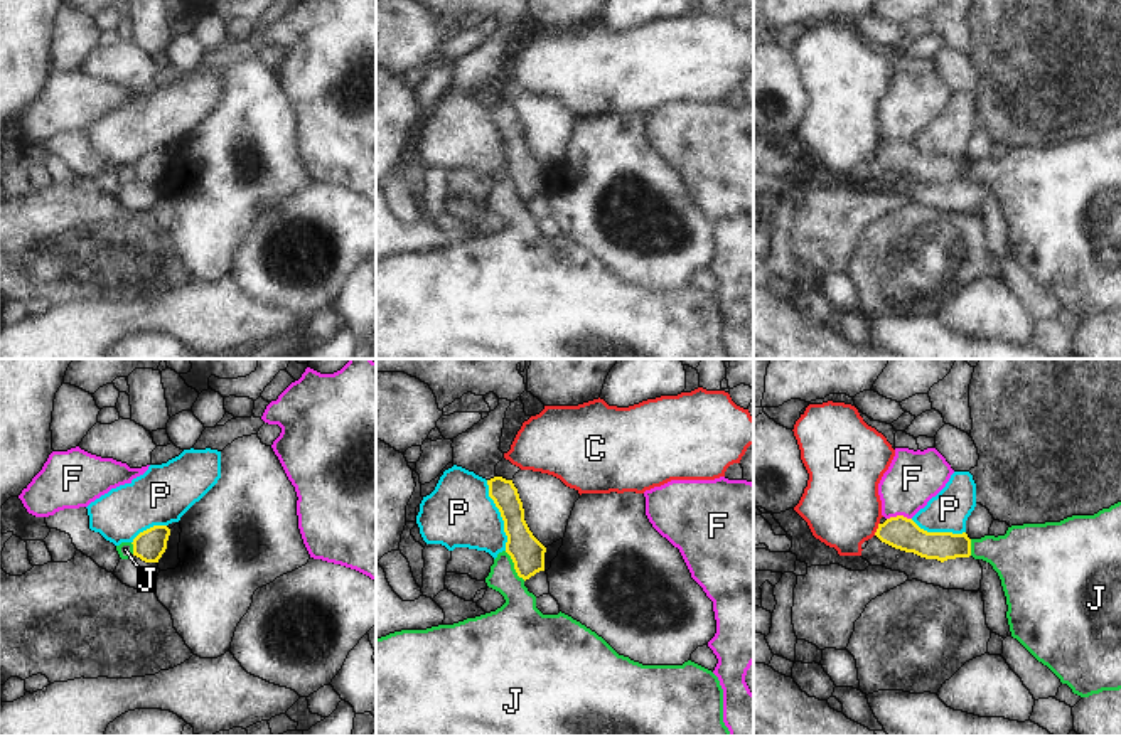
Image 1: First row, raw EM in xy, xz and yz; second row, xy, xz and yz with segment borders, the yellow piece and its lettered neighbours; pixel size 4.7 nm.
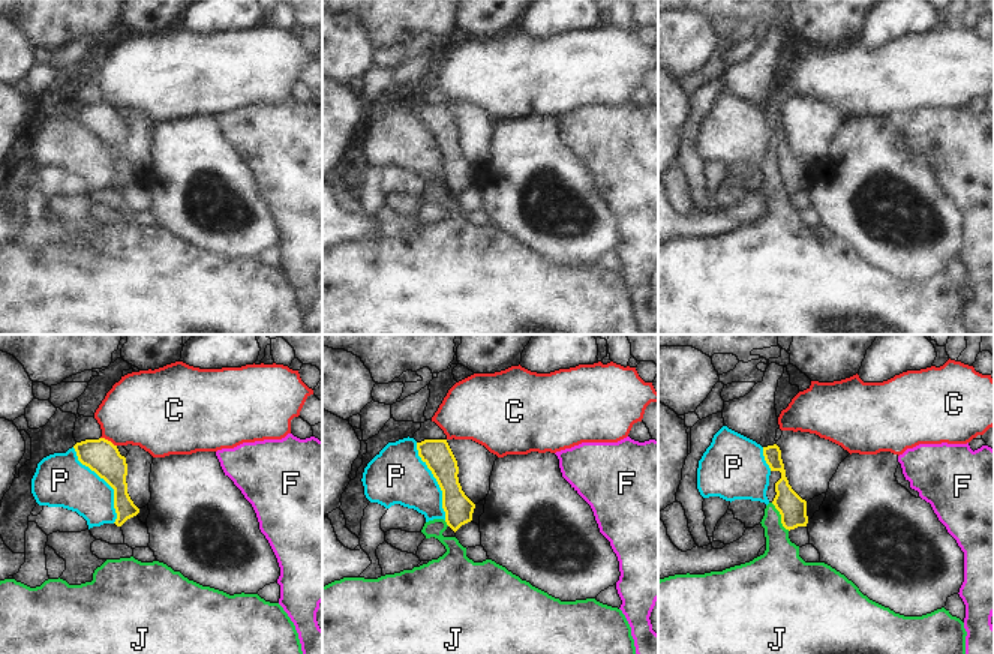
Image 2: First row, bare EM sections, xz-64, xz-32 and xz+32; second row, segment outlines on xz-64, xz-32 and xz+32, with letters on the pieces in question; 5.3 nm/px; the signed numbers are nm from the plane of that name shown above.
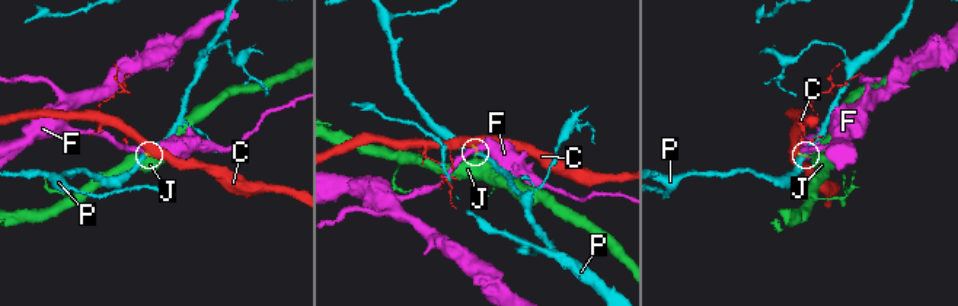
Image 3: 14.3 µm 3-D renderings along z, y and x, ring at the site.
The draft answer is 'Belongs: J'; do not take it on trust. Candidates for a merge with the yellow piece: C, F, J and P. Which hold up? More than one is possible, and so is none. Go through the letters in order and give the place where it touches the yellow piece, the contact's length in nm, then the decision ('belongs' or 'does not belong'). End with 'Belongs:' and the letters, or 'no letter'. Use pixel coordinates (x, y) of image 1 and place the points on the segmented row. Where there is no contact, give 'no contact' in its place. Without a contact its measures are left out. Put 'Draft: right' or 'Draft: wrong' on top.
Draft: wrong
C: contact yz (877, 529); length 70 nm; does not belong
F: contact yz (899, 516); length 120 nm; does not belong
J: contact xz (514, 566); length 170 nm; does not belong
P: contact xz (501, 516); length 340 nm; does not belong
Belongs: no letter

